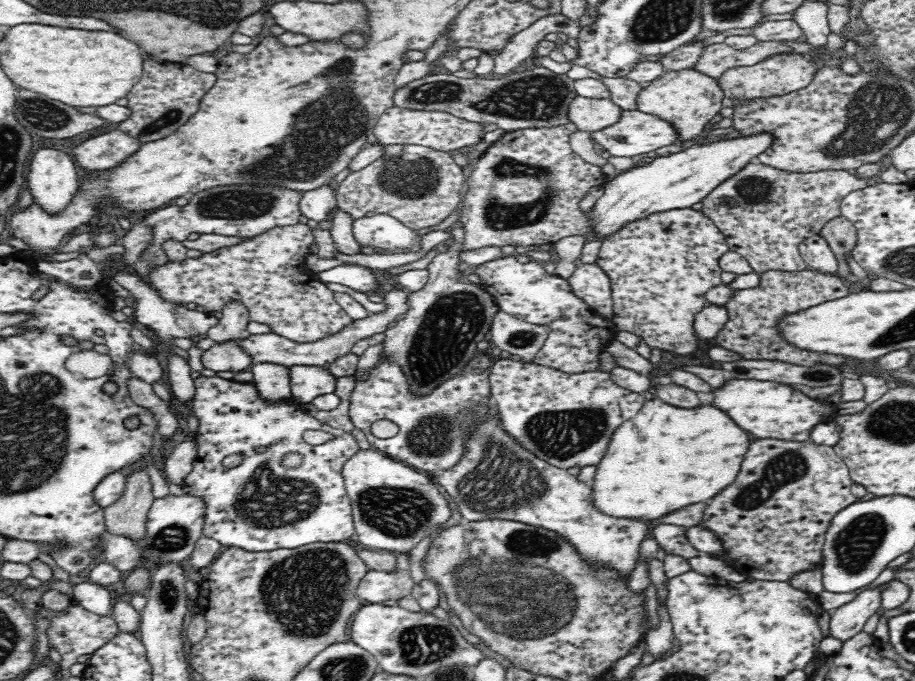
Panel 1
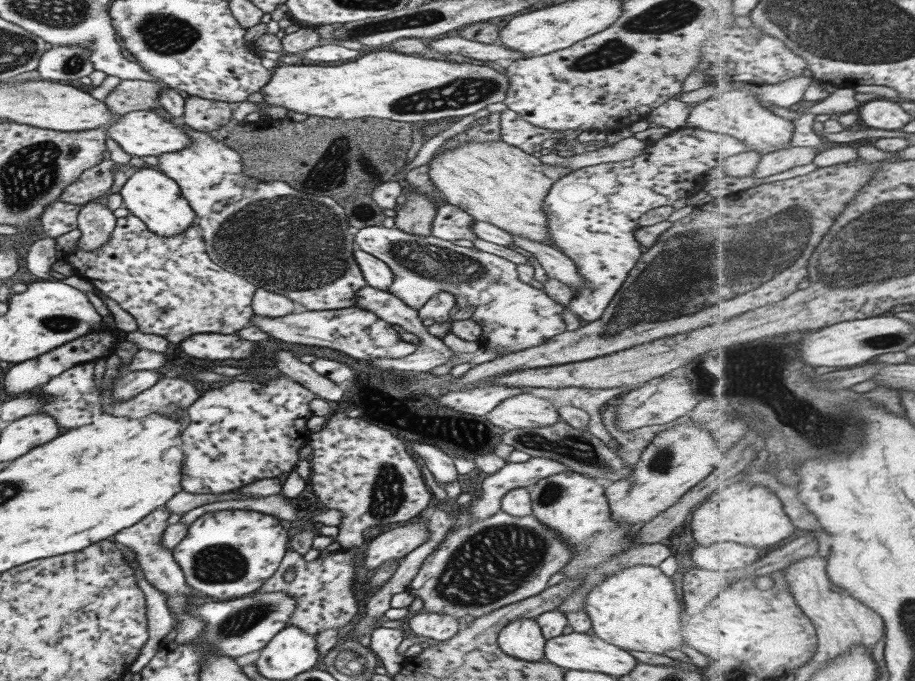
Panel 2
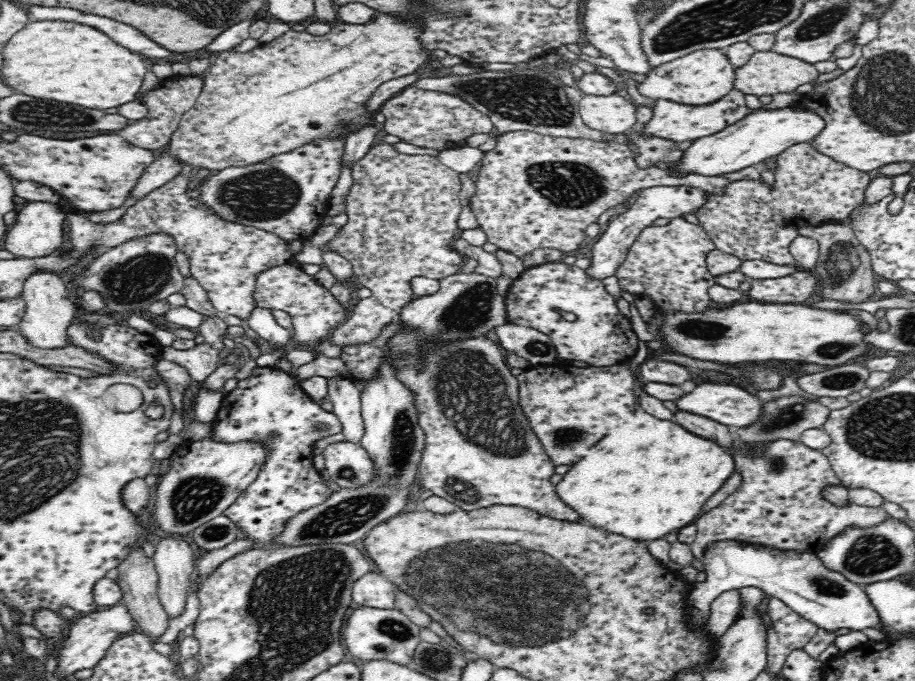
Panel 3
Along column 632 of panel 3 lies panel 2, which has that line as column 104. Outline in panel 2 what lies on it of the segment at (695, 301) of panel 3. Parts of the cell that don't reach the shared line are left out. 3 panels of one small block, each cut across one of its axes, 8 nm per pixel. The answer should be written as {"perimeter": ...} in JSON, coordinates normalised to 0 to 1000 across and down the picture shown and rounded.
{"perimeter":[[[141,314],[127,320],[114,360],[94,369],[89,367],[84,355],[80,357],[69,382],[78,391],[80,404],[97,414],[142,461],[148,470],[150,488],[177,493],[183,504],[195,505],[211,490],[257,490],[272,476],[277,461],[274,439],[280,420],[244,396],[227,377],[214,326],[196,344],[177,348],[165,341],[152,320]]]}

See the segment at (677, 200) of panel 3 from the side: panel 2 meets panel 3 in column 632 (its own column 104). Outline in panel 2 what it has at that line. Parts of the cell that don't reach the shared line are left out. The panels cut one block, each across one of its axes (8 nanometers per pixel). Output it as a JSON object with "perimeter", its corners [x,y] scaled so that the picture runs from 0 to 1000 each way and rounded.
{"perimeter":[[[108,292],[94,297],[83,307],[83,335],[89,345],[84,358],[89,367],[101,369],[114,360],[123,338],[127,320]]]}

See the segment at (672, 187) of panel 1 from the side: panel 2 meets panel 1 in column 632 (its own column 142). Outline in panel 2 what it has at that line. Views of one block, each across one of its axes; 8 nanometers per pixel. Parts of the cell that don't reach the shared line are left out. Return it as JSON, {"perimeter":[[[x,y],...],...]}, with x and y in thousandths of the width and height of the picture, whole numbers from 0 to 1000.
{"perimeter":[[[165,244],[140,251],[138,267],[129,283],[133,291],[134,304],[174,347],[186,348],[196,344],[215,325],[212,320],[212,310],[199,289],[195,270]]]}

